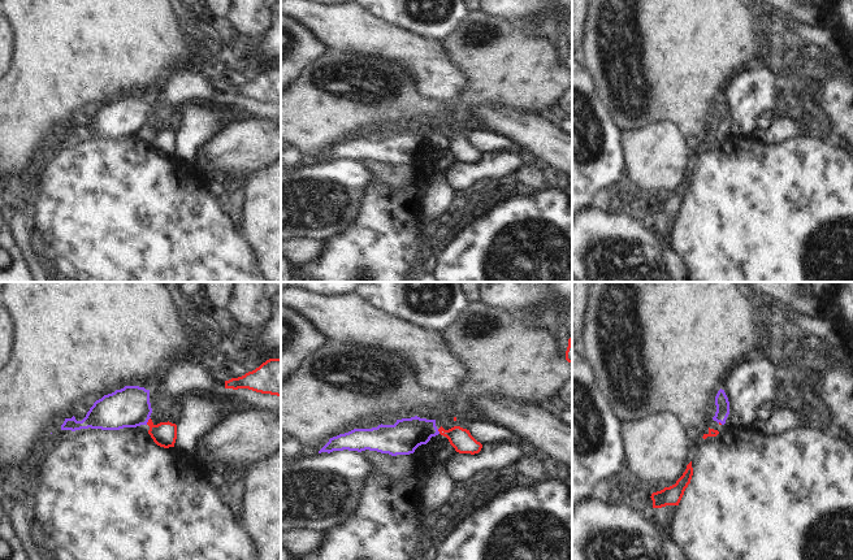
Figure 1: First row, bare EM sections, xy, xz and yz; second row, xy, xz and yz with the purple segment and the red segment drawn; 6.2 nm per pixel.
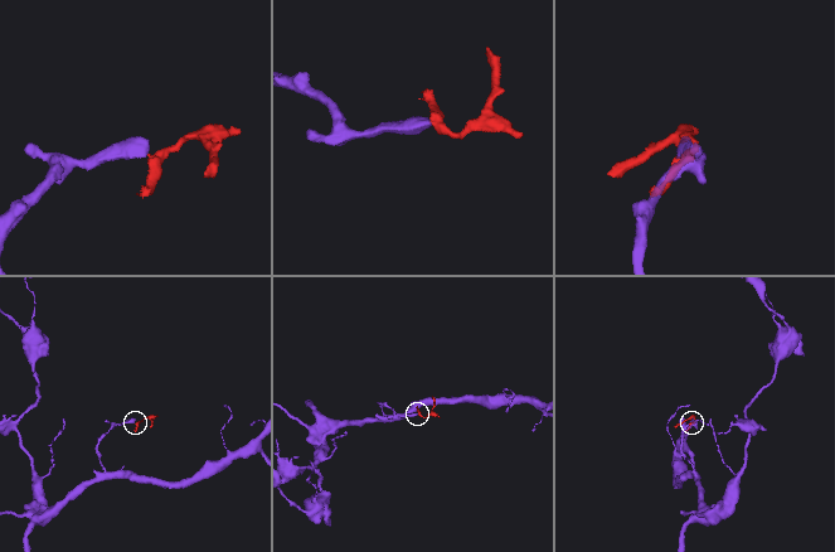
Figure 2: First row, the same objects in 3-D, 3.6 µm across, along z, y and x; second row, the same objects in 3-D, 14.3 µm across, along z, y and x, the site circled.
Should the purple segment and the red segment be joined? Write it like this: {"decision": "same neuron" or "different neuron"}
{"decision": "different neuron"}

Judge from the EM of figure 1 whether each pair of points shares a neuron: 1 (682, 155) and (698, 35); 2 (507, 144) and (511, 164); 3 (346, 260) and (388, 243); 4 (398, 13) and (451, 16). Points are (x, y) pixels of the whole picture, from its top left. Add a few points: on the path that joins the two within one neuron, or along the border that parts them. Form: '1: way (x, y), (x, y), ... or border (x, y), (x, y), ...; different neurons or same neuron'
1: border (657, 122), (670, 121), (683, 135), (700, 142); different neurons
2: border (483, 153), (516, 152), (527, 159); different neurons
3: way (356, 260), (368, 260), (377, 251); same neuron
4: way (411, 18), (427, 24), (438, 16); same neuron

